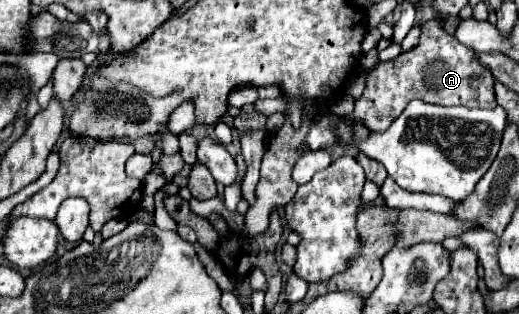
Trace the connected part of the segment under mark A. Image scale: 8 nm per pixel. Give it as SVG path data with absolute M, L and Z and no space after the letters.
M432 18L422 26L420 42L408 52L402 52L390 62L380 62L368 72L366 90L356 100L354 120L362 120L370 130L386 130L410 100L420 98L424 102L442 106L466 106L466 108L494 108L494 76L476 58L476 52L462 46L454 36L444 30L442 18Z

